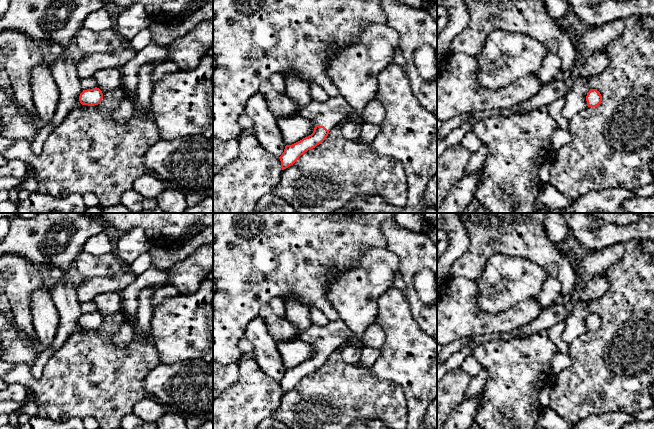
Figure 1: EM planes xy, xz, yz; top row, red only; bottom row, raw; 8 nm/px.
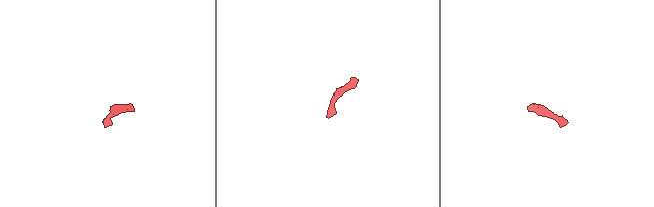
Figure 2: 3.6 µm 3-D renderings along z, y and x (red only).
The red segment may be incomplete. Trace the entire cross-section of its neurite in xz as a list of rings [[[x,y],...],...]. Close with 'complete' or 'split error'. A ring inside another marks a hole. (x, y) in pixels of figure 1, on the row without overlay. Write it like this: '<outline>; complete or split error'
[[[340,319],[330,321],[326,326],[312,324],[308,329],[297,332],[296,337],[310,343],[315,352],[311,359],[292,368],[286,369],[279,381],[282,394],[293,389],[301,379],[321,368],[329,355],[345,344],[352,336],[350,329]]]; split error

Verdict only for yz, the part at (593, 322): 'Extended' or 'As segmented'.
As segmented

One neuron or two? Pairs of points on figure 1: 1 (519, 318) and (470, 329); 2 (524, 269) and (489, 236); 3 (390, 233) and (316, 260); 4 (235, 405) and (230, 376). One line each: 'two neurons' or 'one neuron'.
1: one neuron
2: two neurons
3: two neurons
4: two neurons

